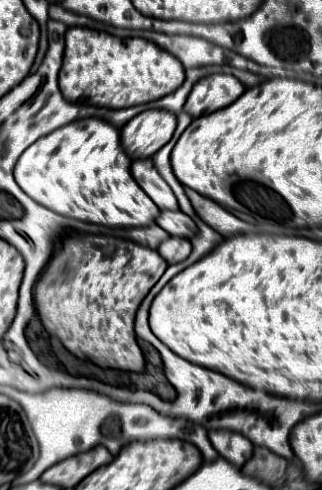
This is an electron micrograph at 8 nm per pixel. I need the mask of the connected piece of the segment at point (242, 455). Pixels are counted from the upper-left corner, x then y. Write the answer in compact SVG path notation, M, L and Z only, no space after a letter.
M211 430L209 440L211 440L213 448L219 452L219 456L223 456L227 462L235 464L237 468L241 468L253 454L253 444L239 432Z

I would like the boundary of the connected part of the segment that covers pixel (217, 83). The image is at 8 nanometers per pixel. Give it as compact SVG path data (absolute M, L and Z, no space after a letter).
M231 74L205 76L191 90L191 96L187 98L187 104L185 104L185 112L191 114L193 118L211 114L219 108L233 104L243 92L245 92L245 86Z

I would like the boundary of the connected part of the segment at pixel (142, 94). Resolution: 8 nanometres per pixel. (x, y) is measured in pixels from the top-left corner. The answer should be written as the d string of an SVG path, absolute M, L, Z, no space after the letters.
M73 26L65 34L65 58L59 72L59 88L69 102L107 108L129 108L159 100L175 92L185 80L185 68L143 38L117 38L107 32Z

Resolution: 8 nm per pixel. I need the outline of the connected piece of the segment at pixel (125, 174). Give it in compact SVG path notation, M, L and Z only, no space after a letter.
M81 118L67 126L57 128L55 132L39 138L33 142L19 158L15 166L15 180L29 194L35 202L43 204L45 208L83 222L111 226L111 228L135 228L135 226L149 226L159 216L159 208L155 202L139 188L139 184L131 176L131 160L123 152L119 144L119 130L99 118Z

